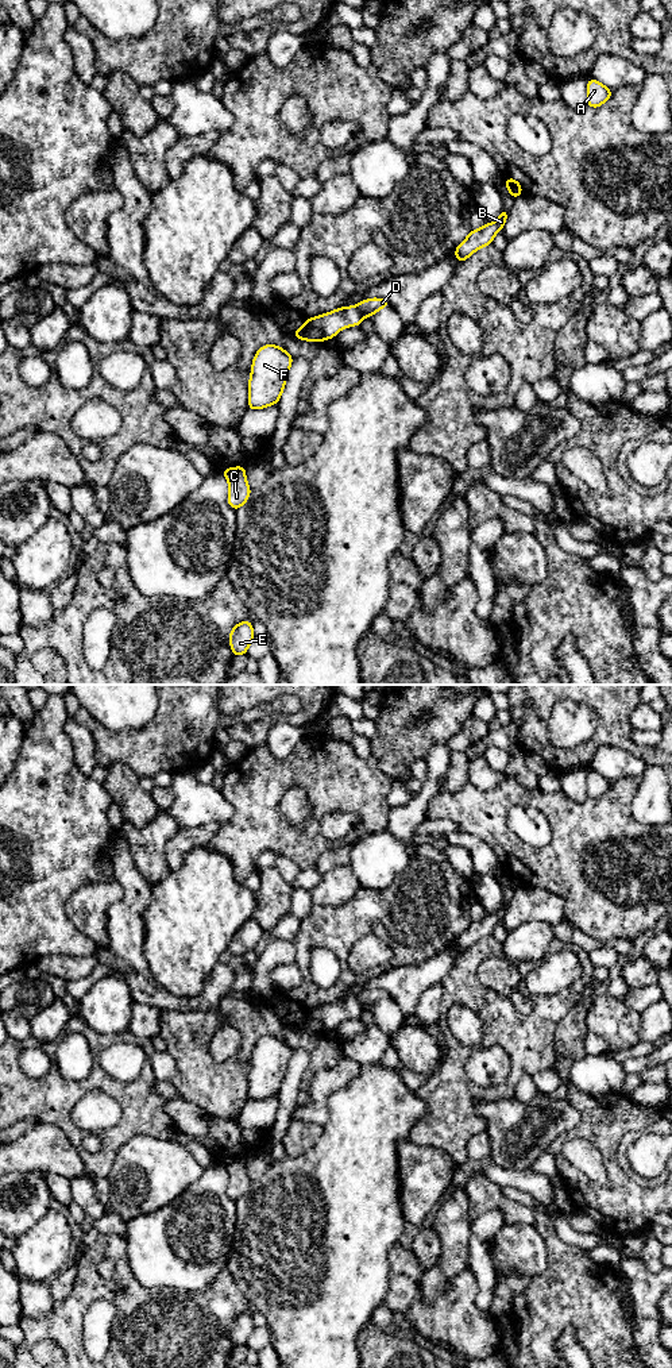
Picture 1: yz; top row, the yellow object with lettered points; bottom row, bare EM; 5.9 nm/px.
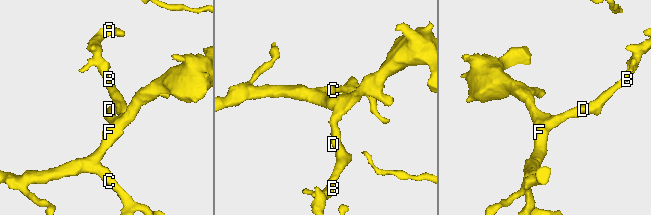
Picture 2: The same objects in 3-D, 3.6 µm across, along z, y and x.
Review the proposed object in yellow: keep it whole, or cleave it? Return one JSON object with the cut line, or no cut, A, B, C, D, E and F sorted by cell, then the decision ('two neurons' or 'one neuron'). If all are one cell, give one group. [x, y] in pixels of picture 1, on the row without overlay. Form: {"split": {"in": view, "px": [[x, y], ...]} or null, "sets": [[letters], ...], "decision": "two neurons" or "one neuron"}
{"split": null, "sets": [["A", "B", "C", "D", "E", "F"]], "decision": "one neuron"}

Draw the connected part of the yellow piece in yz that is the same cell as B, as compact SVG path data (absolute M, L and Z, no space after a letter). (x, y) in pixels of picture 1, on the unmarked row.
M502 899L499 909L482 920L472 921L471 925L455 940L455 948L463 955L471 945L479 940L493 936L497 924L502 922L509 903Z

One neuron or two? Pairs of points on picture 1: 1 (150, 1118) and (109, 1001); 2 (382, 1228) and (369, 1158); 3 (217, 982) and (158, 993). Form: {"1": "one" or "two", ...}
{"1": "two", "2": "one", "3": "one"}

